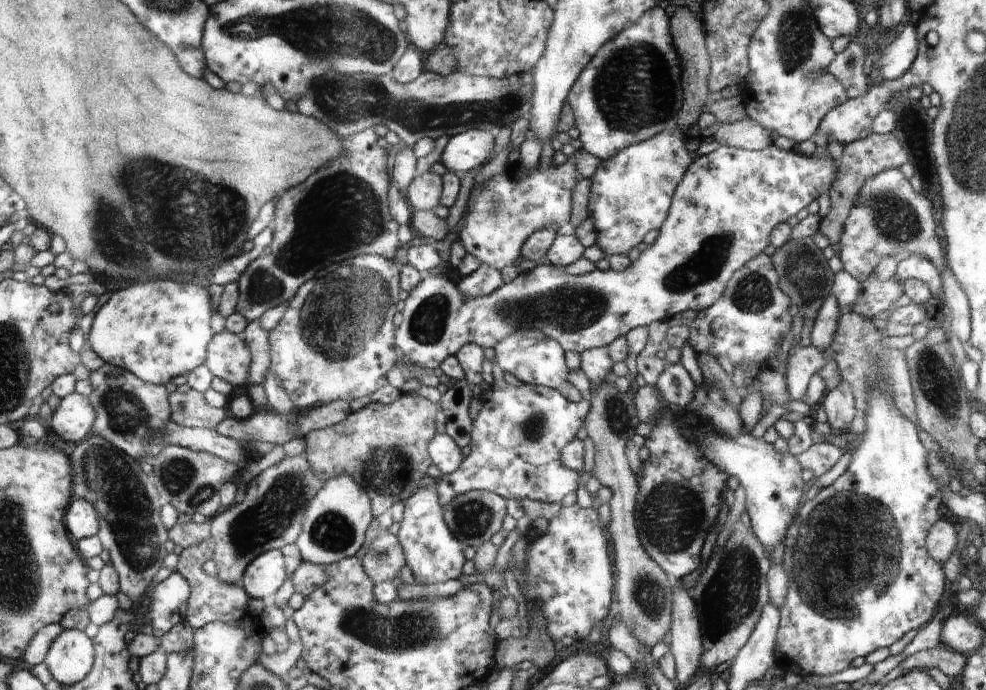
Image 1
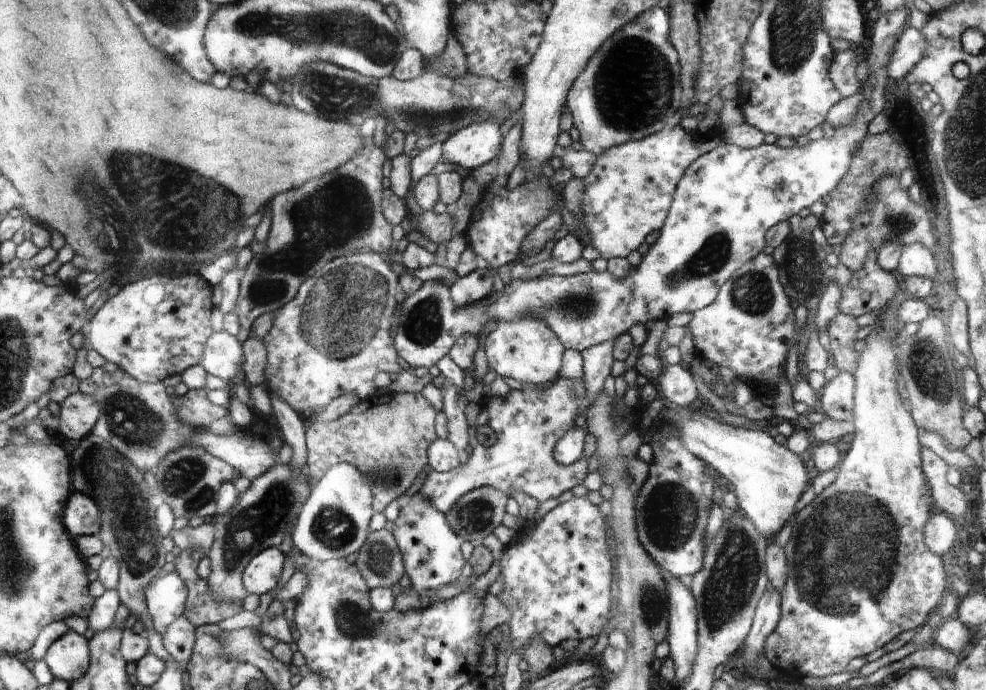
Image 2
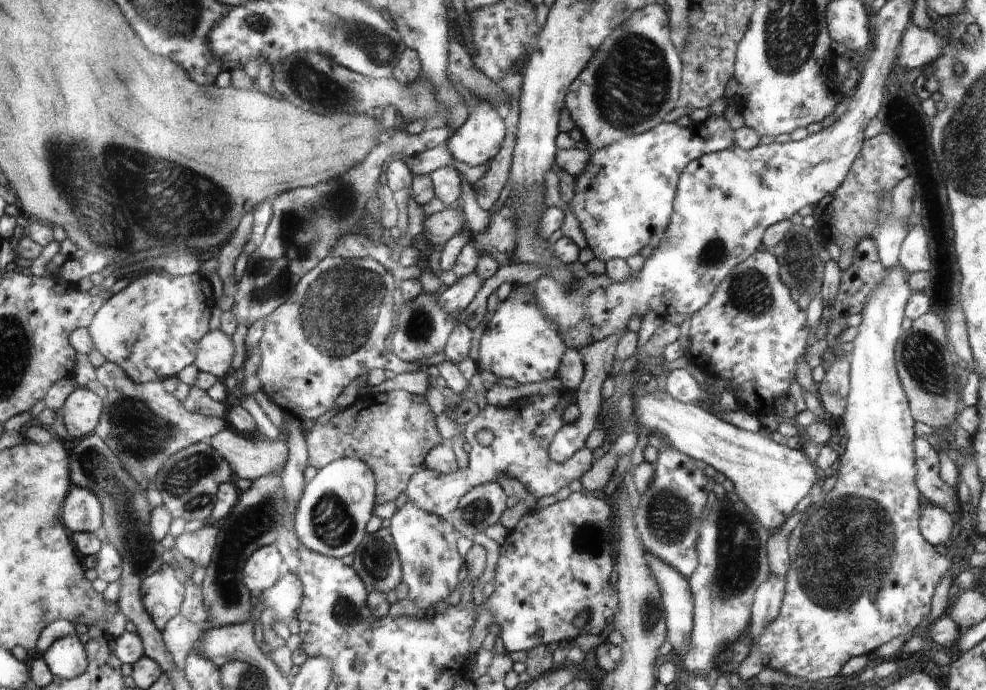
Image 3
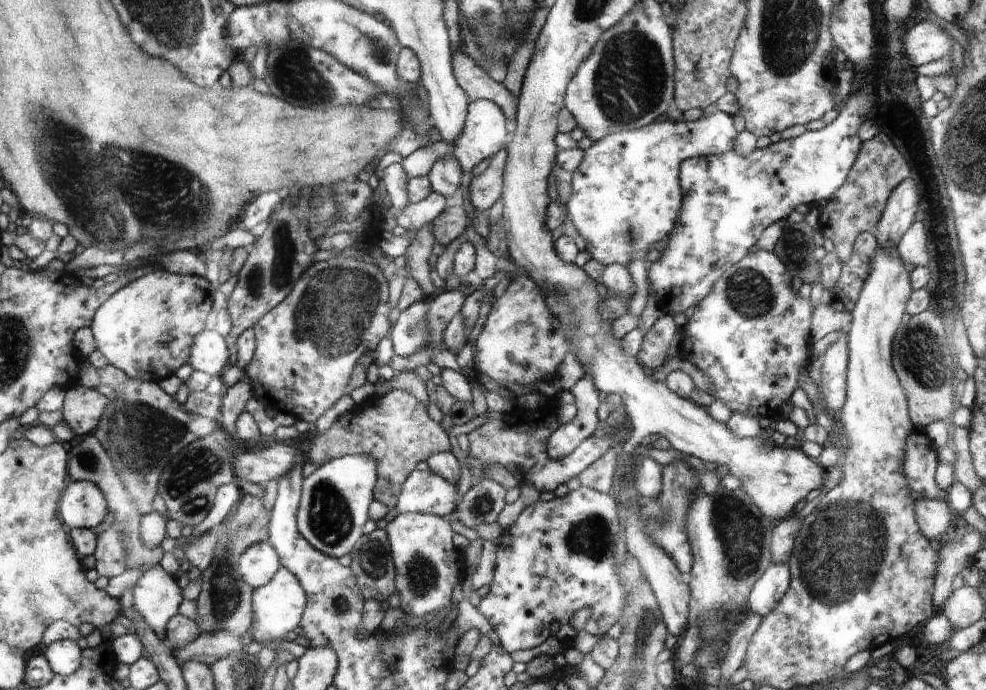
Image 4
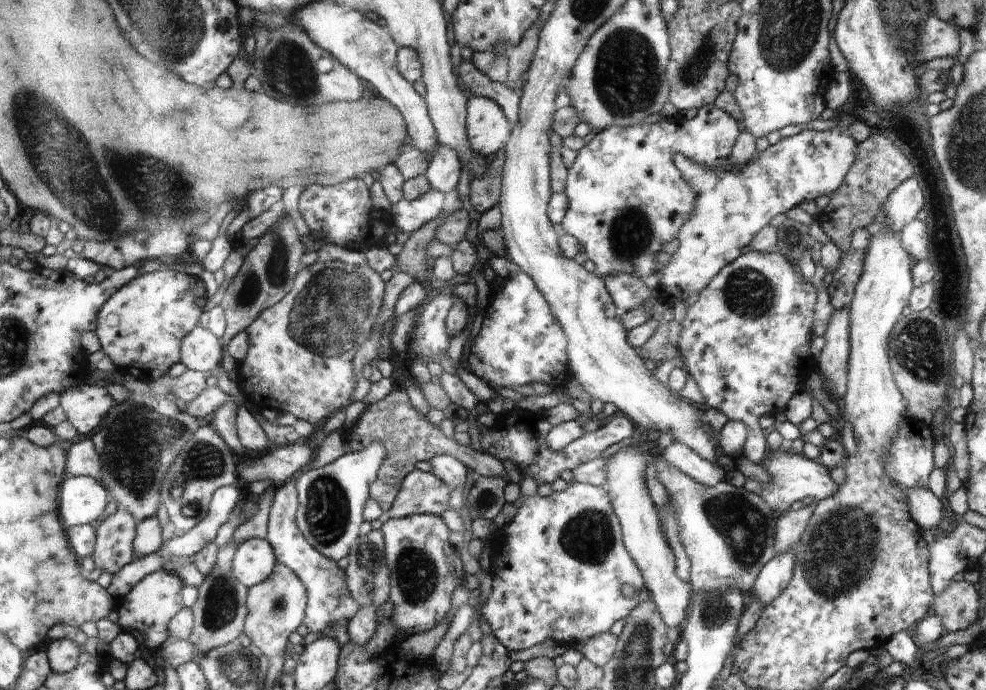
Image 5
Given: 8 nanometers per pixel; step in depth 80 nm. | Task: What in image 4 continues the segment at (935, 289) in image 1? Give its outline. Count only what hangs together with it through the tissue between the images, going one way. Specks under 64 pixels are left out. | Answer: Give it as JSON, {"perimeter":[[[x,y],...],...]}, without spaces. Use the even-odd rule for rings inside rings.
{"perimeter":[[[914,221],[897,244],[896,252],[909,269],[929,266],[927,234],[922,221]]]}

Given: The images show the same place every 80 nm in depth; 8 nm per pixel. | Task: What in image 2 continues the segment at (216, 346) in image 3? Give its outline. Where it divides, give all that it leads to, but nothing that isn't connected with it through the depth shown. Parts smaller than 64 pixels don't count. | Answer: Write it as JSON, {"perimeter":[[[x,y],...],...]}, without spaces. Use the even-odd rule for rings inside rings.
{"perimeter":[[[222,329],[205,342],[204,356],[199,362],[207,374],[229,382],[236,382],[238,370],[244,368],[245,351],[242,342]]]}

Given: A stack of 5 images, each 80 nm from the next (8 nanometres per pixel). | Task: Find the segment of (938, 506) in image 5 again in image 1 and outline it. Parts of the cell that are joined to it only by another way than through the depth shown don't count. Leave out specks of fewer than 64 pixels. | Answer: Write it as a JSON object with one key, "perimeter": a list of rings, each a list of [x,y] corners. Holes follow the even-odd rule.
{"perimeter":[[[940,520],[930,529],[926,541],[928,554],[941,565],[952,556],[957,546],[957,532],[955,525]]]}

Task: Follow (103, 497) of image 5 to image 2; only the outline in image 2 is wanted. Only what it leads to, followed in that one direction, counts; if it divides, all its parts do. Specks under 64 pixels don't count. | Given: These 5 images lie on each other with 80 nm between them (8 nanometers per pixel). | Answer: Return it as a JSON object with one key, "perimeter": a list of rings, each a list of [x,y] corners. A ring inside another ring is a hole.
{"perimeter":[[[72,494],[70,506],[66,506],[66,526],[70,526],[70,534],[74,536],[100,534],[98,506],[84,494]]]}

